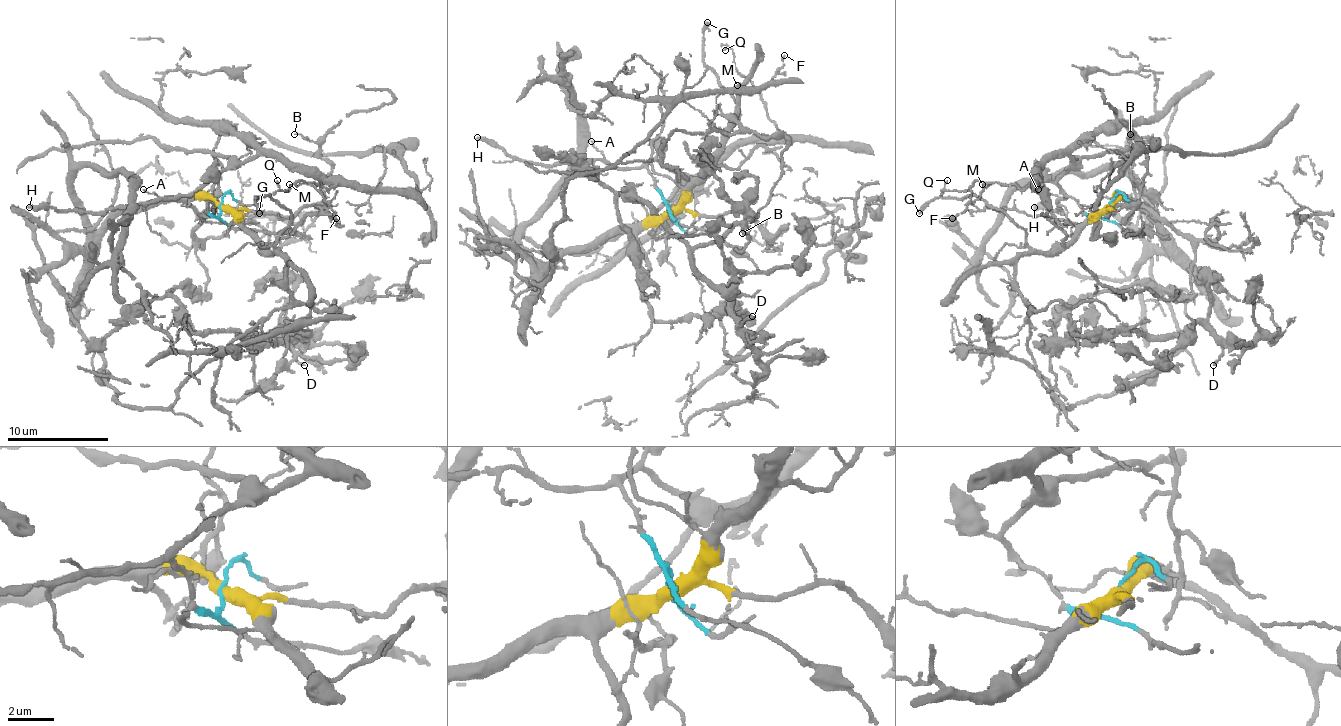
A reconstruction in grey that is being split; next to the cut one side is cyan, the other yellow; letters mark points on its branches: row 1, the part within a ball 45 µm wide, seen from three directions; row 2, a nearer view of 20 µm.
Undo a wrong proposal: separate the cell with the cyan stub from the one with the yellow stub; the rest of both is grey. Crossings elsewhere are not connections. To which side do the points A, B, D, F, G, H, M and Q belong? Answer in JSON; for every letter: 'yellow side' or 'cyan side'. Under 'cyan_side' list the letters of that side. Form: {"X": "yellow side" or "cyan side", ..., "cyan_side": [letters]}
{"A": "cyan side", "B": "yellow side", "D": "yellow side", "F": "cyan side", "G": "yellow side", "H": "cyan side", "M": "cyan side", "Q": "cyan side", "cyan_side": ["A", "F", "H", "M", "Q"]}

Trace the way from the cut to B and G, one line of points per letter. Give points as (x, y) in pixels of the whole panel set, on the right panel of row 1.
B: (1109, 204), (1107, 209), (1112, 211), (1107, 216), (1112, 209), (1132, 206), (1139, 199), (1147, 148), (1129, 133)
G: (1109, 204), (1069, 242), (1041, 252), (1026, 242), (1026, 232), (978, 196), (935, 196), (920, 214)

